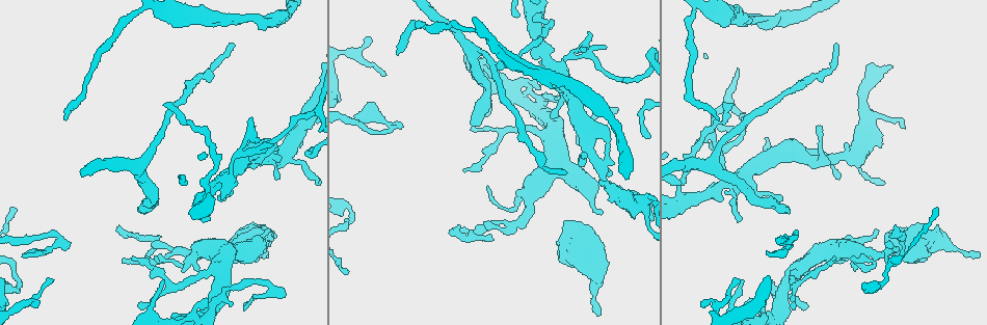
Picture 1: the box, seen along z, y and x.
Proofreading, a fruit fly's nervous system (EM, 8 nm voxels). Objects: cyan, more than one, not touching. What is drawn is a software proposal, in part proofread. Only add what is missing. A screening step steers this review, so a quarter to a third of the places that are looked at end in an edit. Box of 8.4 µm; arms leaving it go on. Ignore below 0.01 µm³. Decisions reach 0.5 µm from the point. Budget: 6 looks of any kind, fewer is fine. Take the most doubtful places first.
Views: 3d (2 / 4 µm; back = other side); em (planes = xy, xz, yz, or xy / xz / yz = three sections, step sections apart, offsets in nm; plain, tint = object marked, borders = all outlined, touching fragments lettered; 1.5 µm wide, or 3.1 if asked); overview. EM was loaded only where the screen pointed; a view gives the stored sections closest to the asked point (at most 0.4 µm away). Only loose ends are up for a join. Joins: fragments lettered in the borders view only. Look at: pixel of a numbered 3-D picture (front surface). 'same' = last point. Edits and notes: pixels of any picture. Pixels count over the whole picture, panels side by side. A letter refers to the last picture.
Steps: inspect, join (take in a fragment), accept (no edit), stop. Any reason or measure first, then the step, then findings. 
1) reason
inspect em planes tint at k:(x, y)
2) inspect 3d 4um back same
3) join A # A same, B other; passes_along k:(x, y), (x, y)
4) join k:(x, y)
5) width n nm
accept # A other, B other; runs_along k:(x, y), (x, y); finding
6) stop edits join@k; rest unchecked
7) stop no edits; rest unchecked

free end
inspect em xy step 4 borders at 1:(138, 208)

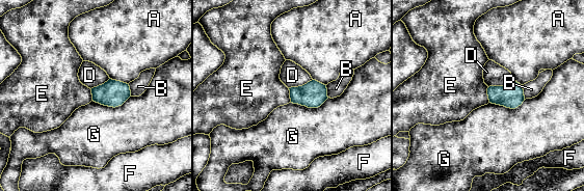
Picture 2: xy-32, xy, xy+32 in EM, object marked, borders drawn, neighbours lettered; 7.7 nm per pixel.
inspect em yz step 4 borders same

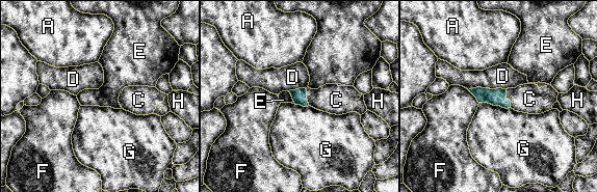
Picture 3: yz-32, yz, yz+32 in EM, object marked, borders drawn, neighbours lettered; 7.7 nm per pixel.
longest_contact D 300 nm
join C # A other, C same, D other, E other, F other, G other, H other; passes_along 3:(497, 97), (507, 99), (529, 99); the neuron continues

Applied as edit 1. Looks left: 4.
thin end
inspect 3d 4um at 1:(893, 227)

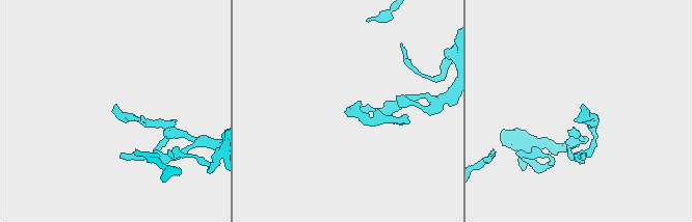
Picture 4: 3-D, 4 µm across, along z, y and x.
shape alone is not enough
inspect em xz step 8 borders at 4:(349, 110)

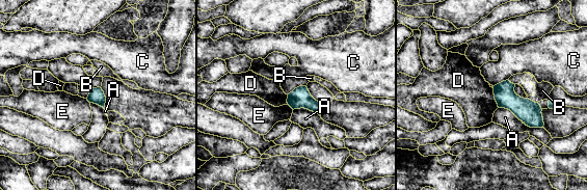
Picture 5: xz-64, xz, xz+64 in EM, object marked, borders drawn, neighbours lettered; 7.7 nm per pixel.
cut it another way
inspect em yz step 4 borders same

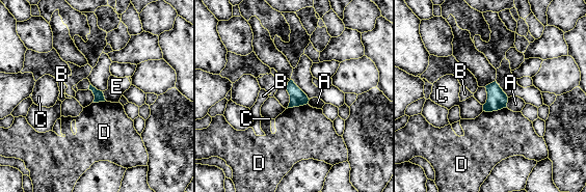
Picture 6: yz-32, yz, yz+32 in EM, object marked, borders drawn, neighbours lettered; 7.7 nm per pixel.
width 80 nm
accept # A other, B other, C other, D other, E other; border 6:(506, 106), (497, 110), (483, 111); no lettered fragment goes on from it

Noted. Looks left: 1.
stop edits join@3; rest unchecked

